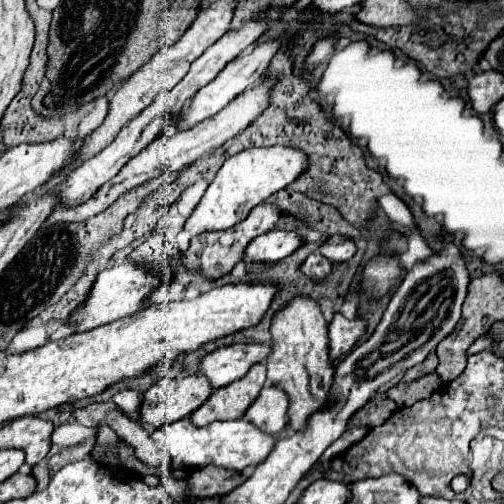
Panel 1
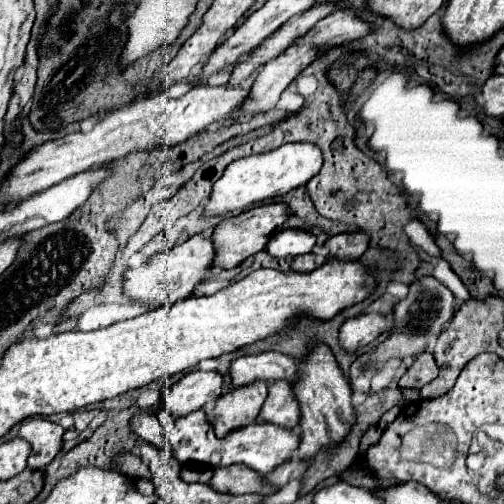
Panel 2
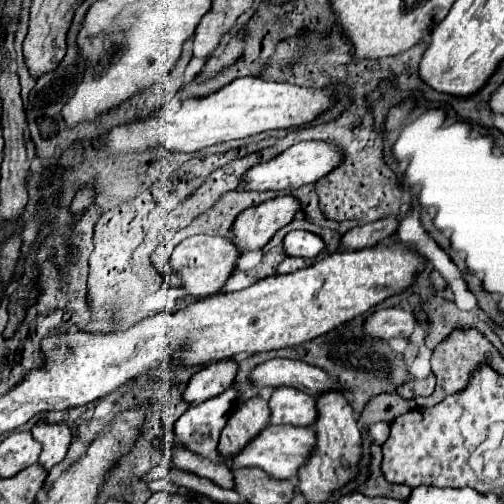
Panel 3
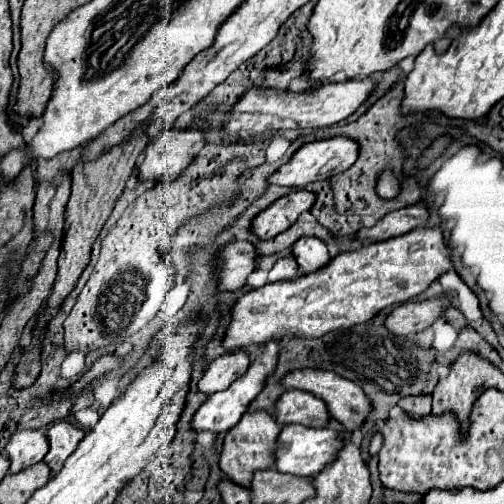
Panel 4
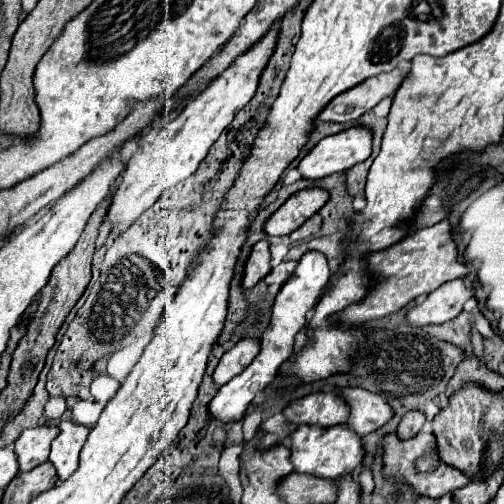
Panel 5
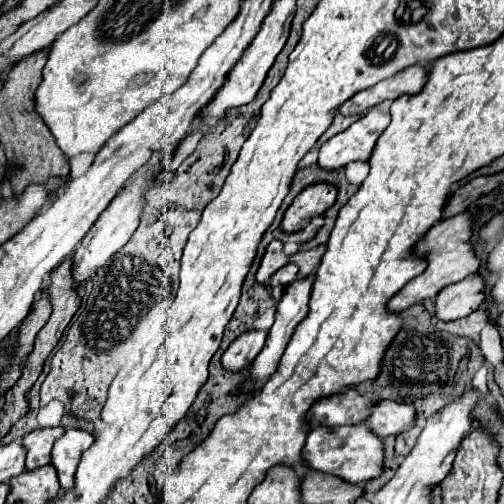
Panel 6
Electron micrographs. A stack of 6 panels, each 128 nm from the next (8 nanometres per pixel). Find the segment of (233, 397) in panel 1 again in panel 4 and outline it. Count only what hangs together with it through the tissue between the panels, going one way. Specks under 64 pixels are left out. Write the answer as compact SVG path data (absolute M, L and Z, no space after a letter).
M246 412L242 416L242 420L228 432L228 436L224 438L224 448L220 454L220 470L230 476L230 480L242 488L250 488L252 476L258 470L268 470L274 466L276 462L276 440L280 434L280 426L276 424L276 420L264 412Z

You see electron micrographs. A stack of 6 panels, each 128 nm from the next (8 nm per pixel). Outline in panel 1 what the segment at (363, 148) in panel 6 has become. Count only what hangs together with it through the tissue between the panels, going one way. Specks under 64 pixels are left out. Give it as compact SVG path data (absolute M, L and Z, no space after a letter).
M268 146L268 148L248 148L232 158L228 158L218 170L214 182L204 192L200 204L194 208L190 218L186 220L186 230L192 236L210 230L226 230L238 224L248 216L248 212L276 194L278 190L290 186L296 176L308 170L308 156L292 146Z

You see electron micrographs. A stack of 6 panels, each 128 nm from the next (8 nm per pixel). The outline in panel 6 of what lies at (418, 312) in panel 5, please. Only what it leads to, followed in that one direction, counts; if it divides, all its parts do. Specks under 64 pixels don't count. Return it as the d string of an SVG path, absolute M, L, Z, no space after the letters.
M478 274L446 286L436 296L436 316L440 320L466 318L484 302L484 288L484 278Z

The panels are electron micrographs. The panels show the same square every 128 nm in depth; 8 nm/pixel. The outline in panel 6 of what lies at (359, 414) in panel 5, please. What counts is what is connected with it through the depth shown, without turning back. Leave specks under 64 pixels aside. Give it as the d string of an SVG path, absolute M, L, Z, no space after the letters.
M382 400L372 408L366 424L380 438L398 436L416 424L416 408L412 408L412 404L396 400Z

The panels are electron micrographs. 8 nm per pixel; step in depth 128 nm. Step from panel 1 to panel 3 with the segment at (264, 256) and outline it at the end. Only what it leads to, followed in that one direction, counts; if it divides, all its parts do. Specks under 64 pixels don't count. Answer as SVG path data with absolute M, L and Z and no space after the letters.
M294 230L284 238L284 250L288 256L302 256L302 258L318 258L326 252L326 244L320 236L304 230Z

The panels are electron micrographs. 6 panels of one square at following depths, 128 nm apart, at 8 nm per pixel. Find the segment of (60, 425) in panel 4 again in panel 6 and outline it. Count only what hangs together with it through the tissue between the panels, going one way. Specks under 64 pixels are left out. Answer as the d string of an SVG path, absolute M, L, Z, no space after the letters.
M68 430L62 438L54 442L52 448L52 464L58 470L58 480L62 490L74 488L74 474L84 450L88 450L94 442L94 436L86 430Z

